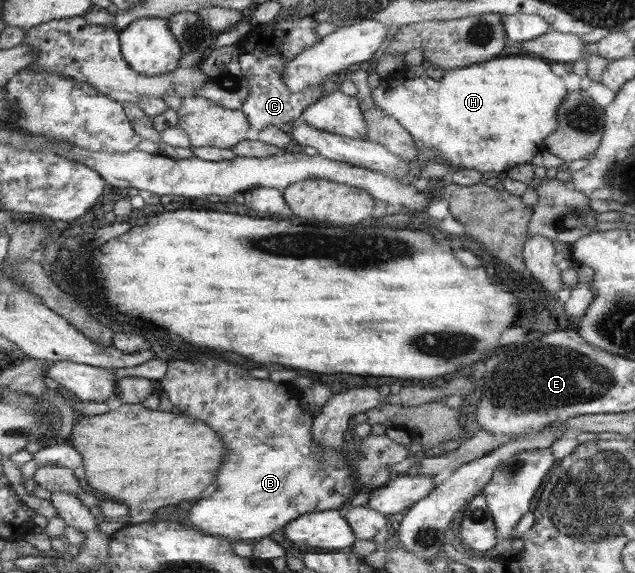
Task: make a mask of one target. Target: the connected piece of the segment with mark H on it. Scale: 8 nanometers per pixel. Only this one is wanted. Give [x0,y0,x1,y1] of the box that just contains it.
[375,56,569,176]

